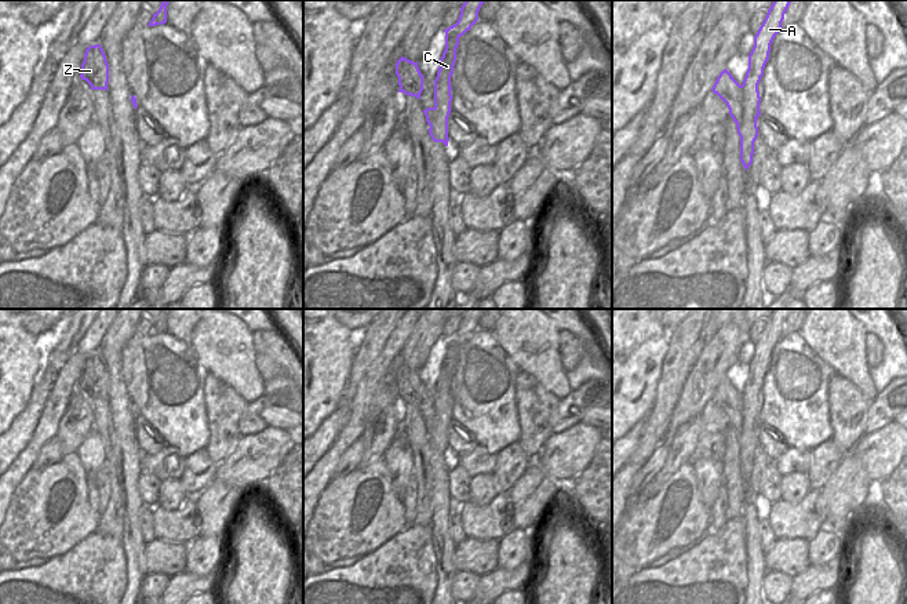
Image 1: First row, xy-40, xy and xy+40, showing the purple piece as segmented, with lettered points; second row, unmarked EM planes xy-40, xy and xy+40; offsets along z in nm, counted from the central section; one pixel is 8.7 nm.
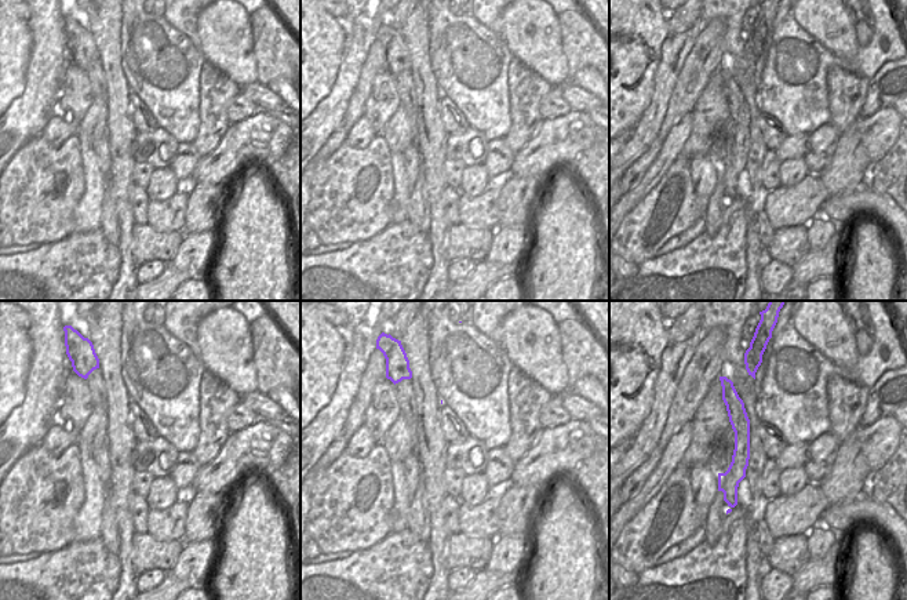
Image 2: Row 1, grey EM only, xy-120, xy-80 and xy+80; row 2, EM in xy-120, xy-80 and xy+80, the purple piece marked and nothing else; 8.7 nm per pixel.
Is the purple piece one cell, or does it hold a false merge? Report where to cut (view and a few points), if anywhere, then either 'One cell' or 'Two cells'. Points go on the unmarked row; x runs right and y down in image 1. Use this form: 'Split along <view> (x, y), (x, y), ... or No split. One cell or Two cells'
Split along xy+40 (742, 393), (742, 428), (738, 439). Two cells

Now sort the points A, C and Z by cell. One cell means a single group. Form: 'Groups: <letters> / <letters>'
Groups: A C / Z

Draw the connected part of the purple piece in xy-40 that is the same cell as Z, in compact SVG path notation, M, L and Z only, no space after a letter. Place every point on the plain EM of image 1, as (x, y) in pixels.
M99 353L90 354L85 359L80 386L91 394L91 399L108 400L109 374L106 364Z

